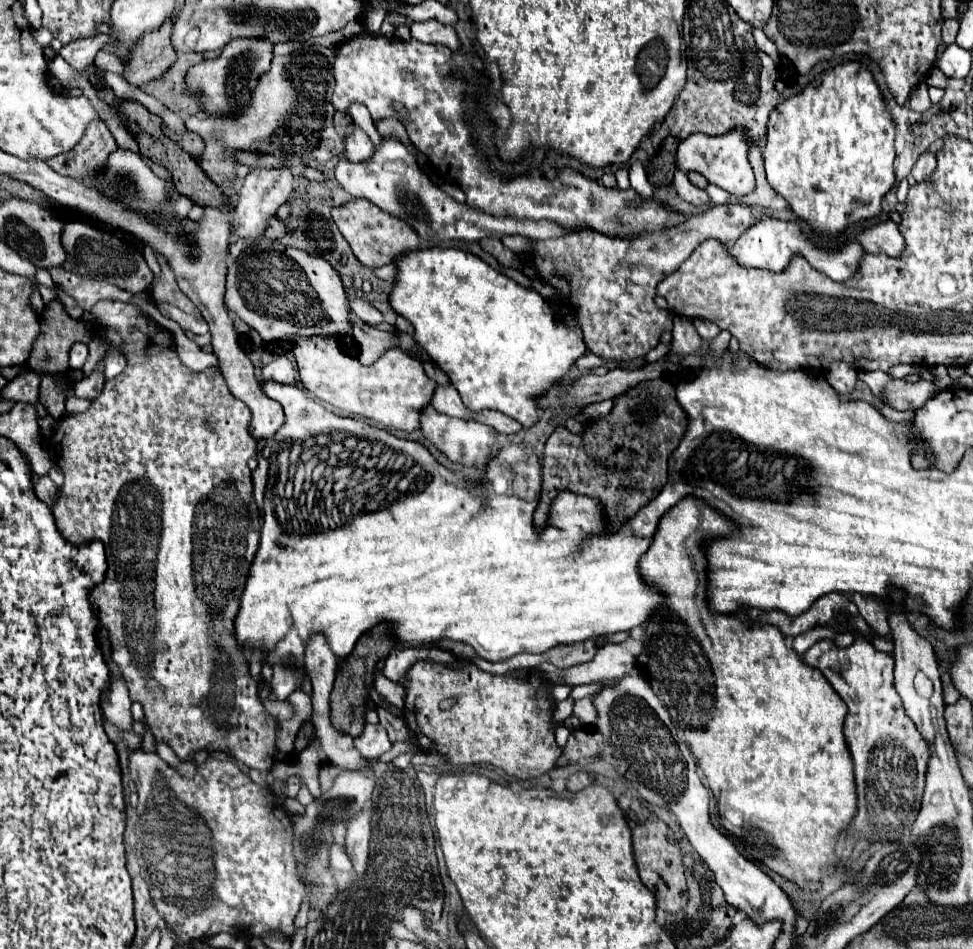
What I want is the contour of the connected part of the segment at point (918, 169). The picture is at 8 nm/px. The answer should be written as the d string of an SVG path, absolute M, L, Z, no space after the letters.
M926 151L926 153L922 153L922 155L918 157L918 161L916 161L914 169L912 169L912 175L914 175L914 179L916 179L918 183L920 183L920 181L928 181L934 169L936 169L936 155L930 153L930 151Z

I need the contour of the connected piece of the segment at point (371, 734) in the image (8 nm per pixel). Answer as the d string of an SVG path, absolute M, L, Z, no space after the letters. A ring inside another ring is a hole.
M366 725L364 733L354 739L354 747L362 753L362 757L374 759L374 757L380 757L386 751L390 751L392 743L382 725Z

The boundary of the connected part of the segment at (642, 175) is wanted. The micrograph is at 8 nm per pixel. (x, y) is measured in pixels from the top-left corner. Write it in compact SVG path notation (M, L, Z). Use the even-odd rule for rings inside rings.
M642 161L632 163L632 167L630 167L630 185L632 185L634 191L638 191L638 195L644 195L646 199L654 197L654 191L652 191L652 185L648 183L648 179L646 179L646 171L644 171Z

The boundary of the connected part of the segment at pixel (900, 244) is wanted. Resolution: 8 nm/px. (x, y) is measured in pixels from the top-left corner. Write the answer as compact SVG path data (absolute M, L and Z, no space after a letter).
M886 221L872 229L866 229L858 235L858 241L868 253L884 253L888 257L898 257L906 247L906 241L894 221Z

